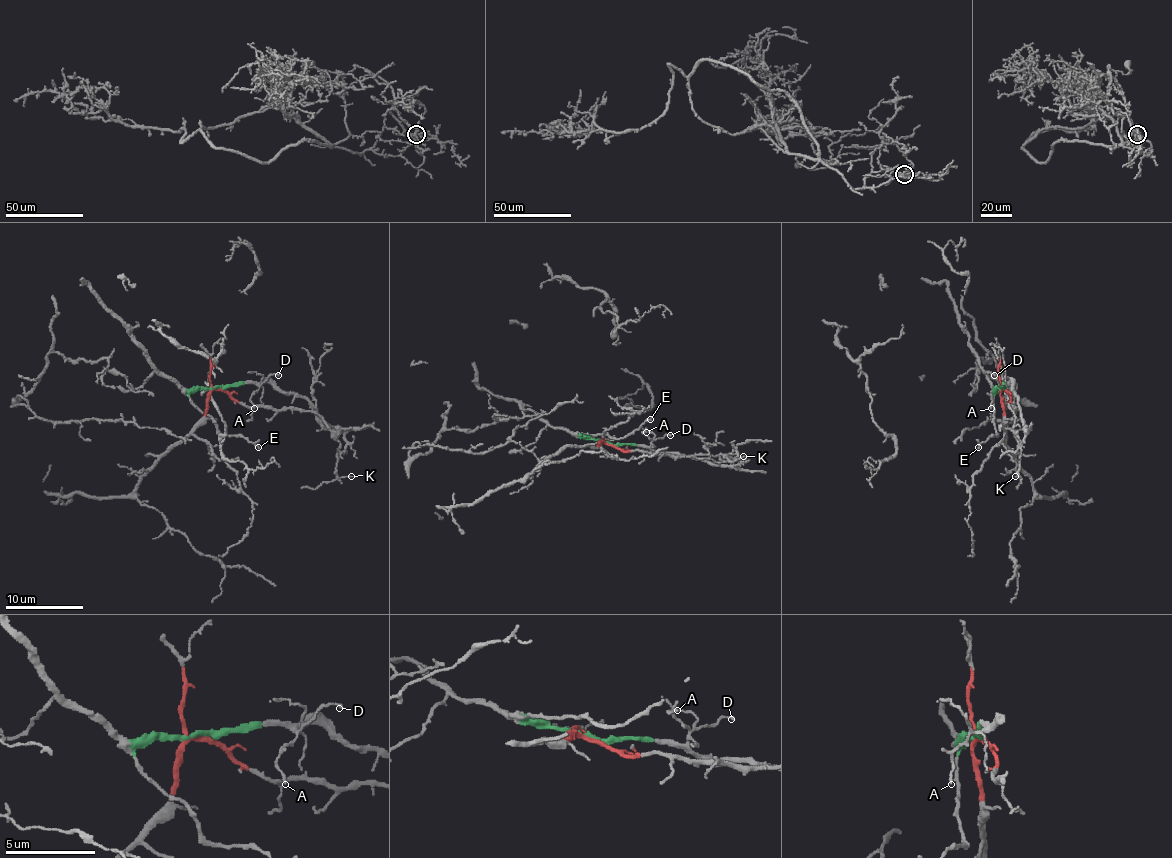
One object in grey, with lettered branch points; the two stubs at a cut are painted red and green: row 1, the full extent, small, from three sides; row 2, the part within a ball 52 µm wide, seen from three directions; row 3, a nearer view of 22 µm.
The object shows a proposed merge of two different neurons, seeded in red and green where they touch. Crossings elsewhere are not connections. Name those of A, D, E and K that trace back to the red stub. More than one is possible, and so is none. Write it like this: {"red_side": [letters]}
{"red_side": ["K"]}

